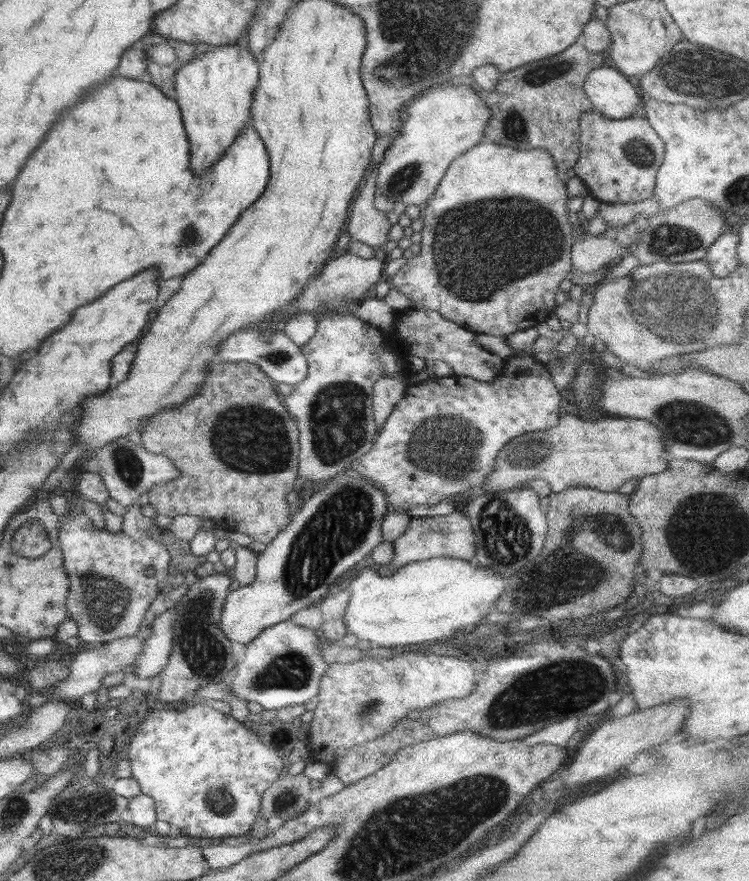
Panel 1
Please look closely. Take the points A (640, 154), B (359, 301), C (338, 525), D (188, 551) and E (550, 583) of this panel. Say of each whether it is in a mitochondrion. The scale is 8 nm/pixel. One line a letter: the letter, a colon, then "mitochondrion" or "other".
A: mitochondrion
B: other
C: mitochondrion
D: other
E: mitochondrion

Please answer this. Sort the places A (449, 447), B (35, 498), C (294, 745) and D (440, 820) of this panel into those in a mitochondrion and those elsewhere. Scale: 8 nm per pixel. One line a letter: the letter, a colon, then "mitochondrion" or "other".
A: mitochondrion
B: other
C: other
D: mitochondrion

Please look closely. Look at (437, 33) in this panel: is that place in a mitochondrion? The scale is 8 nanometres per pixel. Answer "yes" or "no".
yes

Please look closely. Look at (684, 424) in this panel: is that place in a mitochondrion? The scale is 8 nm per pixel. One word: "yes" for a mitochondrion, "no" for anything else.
yes

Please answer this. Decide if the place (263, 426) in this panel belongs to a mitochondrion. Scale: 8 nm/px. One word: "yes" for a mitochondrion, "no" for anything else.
yes

